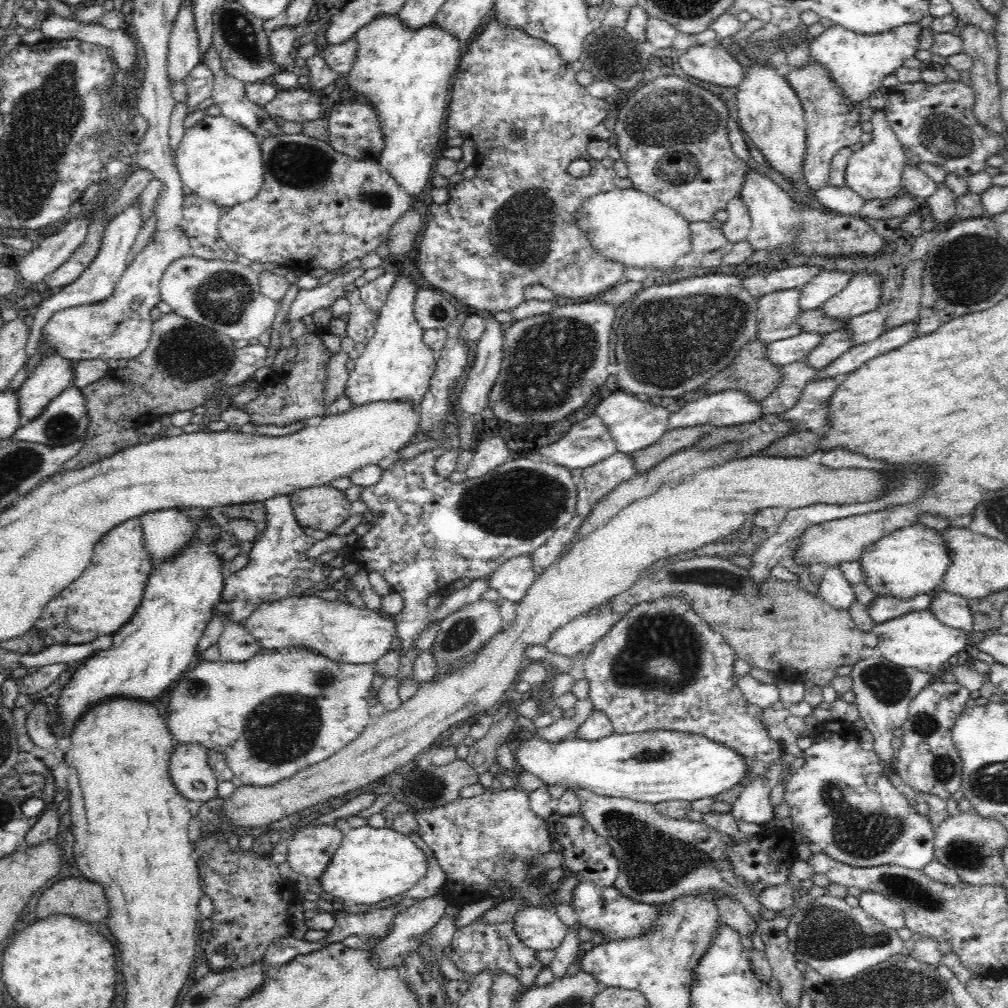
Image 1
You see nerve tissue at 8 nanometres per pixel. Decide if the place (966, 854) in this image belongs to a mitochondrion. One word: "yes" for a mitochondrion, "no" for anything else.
yes

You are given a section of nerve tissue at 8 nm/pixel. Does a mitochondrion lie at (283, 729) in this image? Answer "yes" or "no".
yes

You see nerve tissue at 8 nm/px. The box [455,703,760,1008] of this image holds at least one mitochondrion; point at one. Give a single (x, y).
(653, 860)

